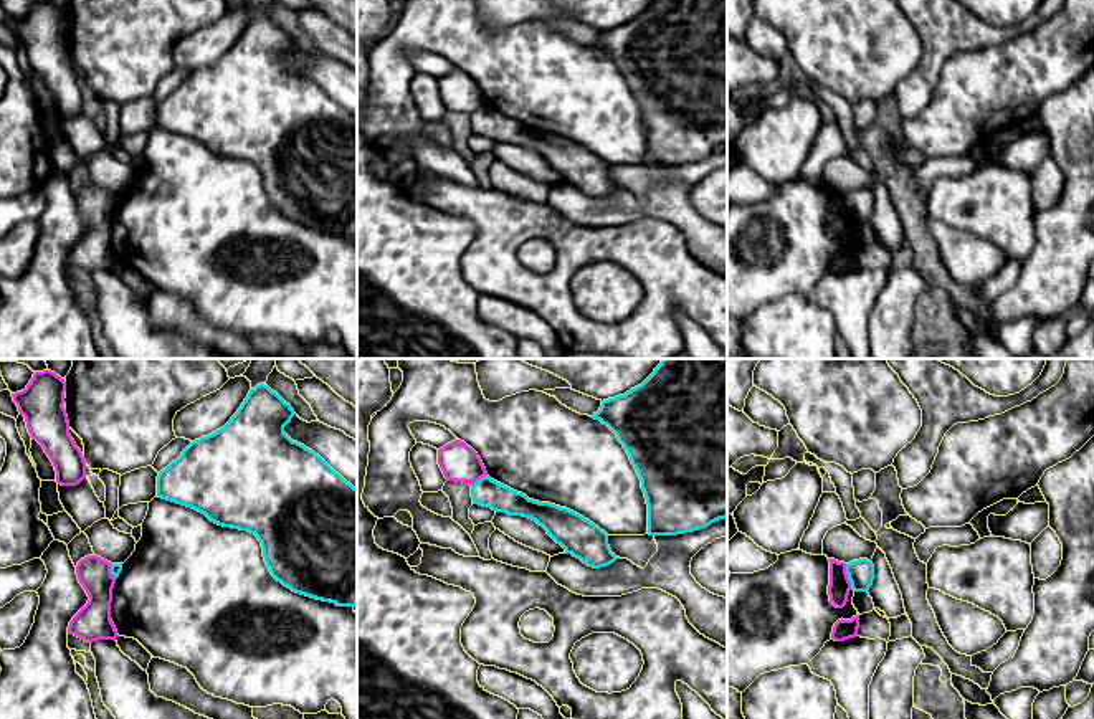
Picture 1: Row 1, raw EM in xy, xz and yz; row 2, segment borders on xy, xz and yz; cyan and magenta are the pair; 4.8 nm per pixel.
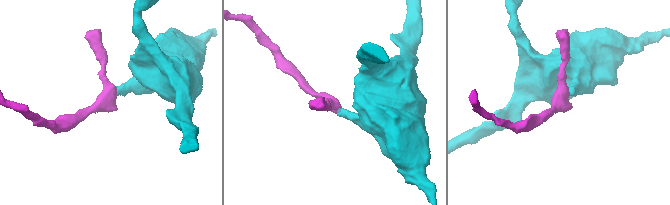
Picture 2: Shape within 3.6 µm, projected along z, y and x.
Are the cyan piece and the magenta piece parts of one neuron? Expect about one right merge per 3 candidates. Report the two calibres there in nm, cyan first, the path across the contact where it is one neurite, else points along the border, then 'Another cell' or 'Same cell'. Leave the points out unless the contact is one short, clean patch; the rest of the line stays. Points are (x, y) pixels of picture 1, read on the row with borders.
Thickness 130 nm (cyan) against 110 nm. Boundary: yz (845, 564), (851, 587). Another cell

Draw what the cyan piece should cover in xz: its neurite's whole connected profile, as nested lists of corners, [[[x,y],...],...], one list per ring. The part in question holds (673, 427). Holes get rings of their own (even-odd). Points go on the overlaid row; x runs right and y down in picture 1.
[[[663,359],[641,385],[603,400],[592,418],[616,435],[641,479],[649,536],[686,534],[727,517],[727,359]]]

